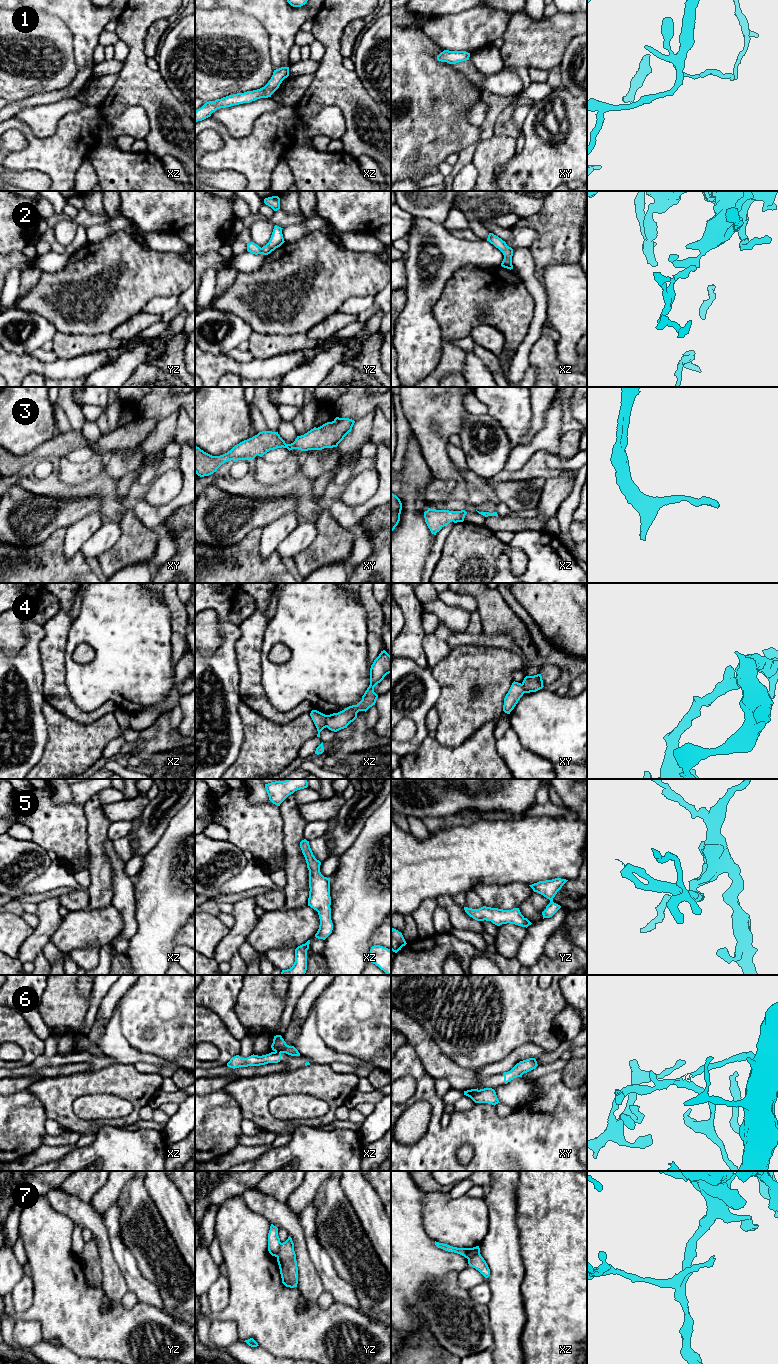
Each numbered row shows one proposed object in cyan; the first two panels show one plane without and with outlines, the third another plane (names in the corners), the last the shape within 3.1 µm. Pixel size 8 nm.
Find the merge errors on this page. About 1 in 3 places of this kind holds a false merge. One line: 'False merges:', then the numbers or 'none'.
False merges: 4, 6

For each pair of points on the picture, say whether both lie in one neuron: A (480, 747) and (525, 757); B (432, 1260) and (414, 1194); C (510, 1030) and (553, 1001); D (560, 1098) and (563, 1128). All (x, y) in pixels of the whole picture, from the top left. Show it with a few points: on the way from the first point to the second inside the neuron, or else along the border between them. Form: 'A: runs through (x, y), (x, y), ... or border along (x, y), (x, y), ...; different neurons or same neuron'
A: border along (496, 740), (496, 751), (509, 768); different neurons
B: runs through (416, 1244), (413, 1241), (413, 1210); same neuron
C: runs through (521, 1019), (542, 1005); same neuron
D: runs through (560, 1105), (560, 1121); same neuron

